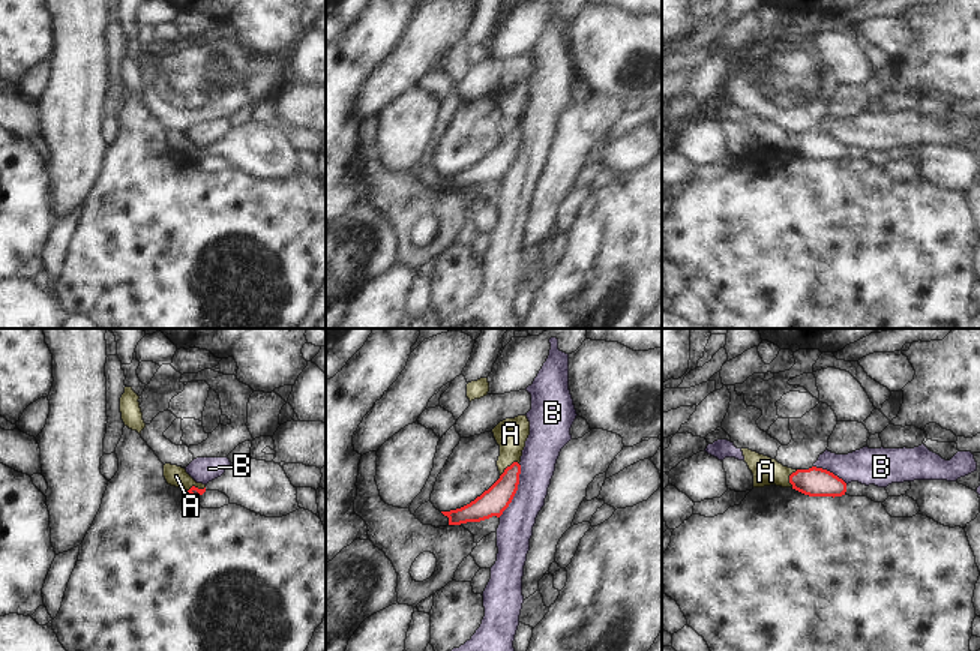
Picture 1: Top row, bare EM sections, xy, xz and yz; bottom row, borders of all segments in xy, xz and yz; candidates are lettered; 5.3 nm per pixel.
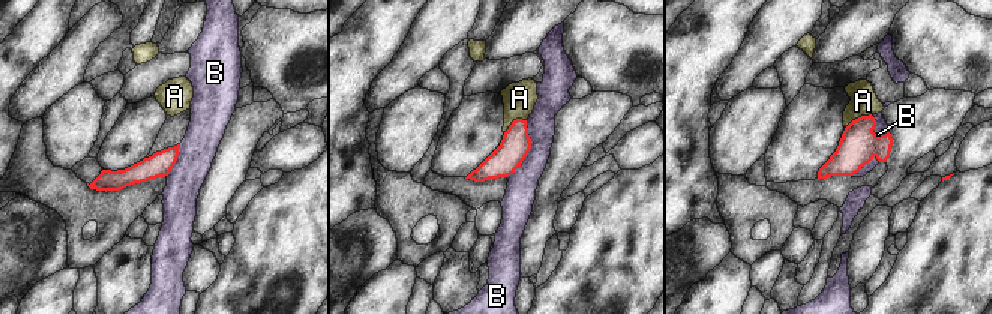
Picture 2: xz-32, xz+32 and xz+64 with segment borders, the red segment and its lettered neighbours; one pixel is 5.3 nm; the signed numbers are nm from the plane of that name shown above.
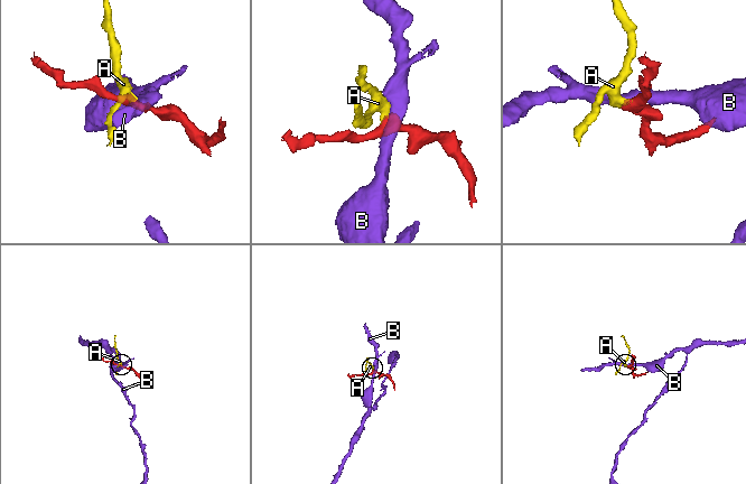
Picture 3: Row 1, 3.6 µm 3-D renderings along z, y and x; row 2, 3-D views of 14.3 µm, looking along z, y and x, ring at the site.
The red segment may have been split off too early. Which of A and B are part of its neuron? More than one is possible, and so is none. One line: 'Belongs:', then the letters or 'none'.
Belongs: A.

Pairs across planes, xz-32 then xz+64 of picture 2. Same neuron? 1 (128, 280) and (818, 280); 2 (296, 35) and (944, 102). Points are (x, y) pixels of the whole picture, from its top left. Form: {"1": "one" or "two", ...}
{"1": "two", "2": "two"}

